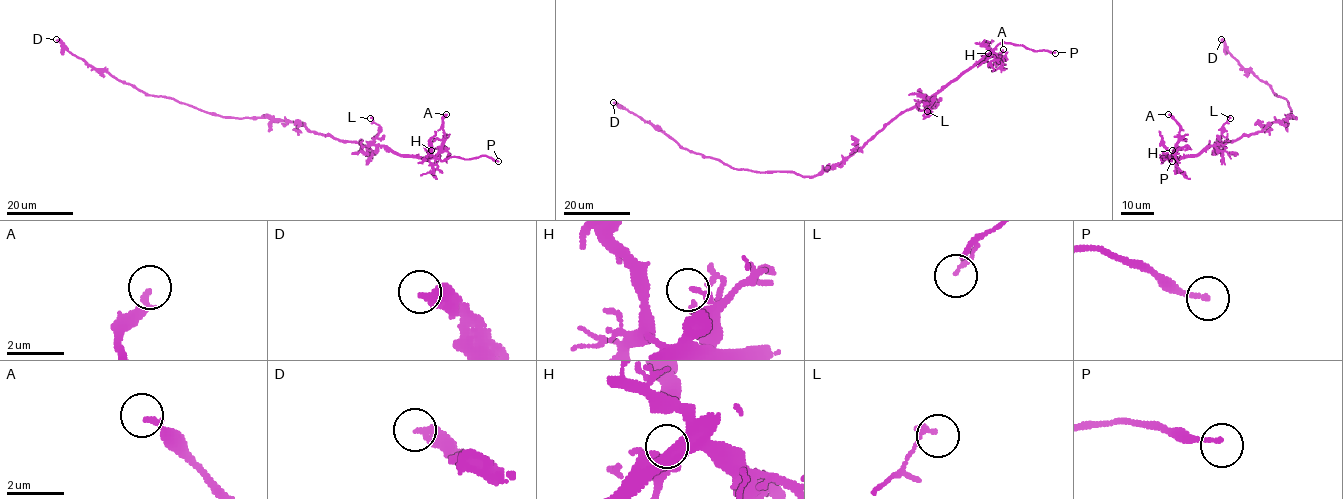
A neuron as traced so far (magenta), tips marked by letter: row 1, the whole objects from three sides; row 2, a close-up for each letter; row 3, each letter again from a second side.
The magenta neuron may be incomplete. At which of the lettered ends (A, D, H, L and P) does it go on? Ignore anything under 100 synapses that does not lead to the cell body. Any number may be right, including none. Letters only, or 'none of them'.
P

